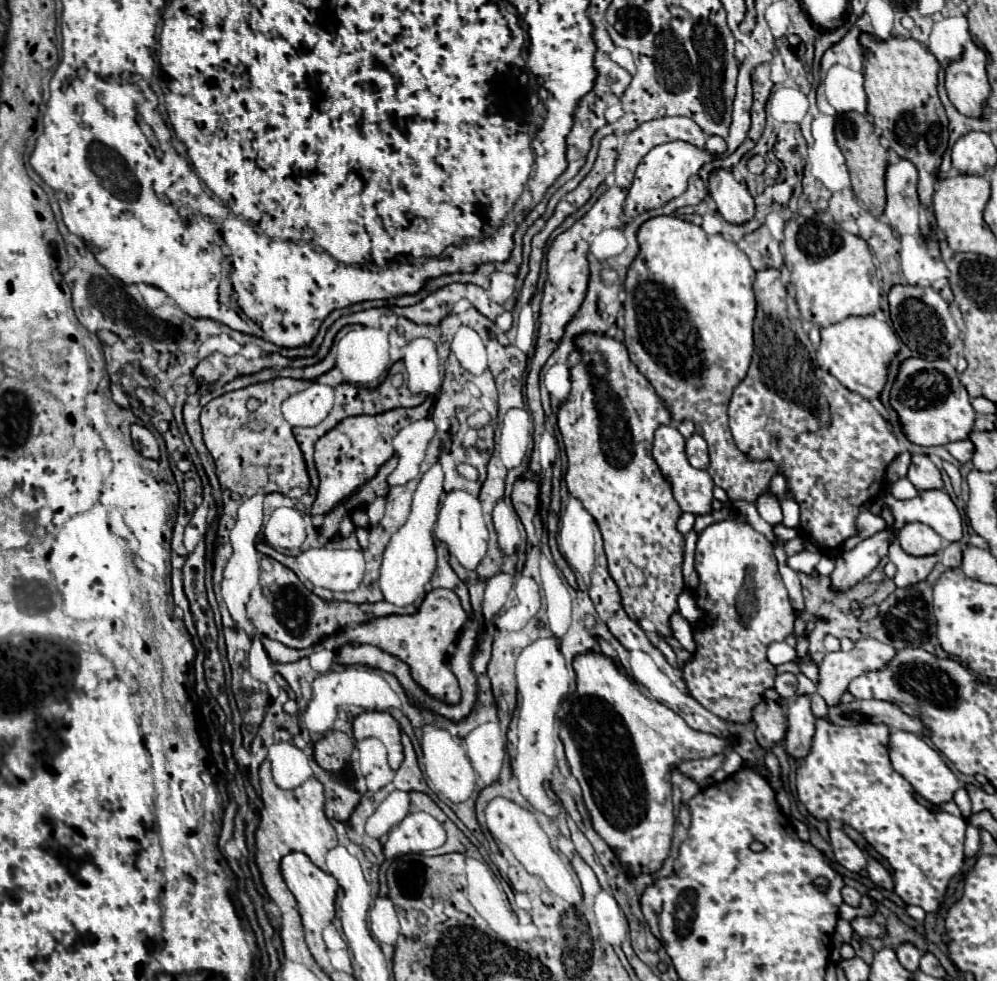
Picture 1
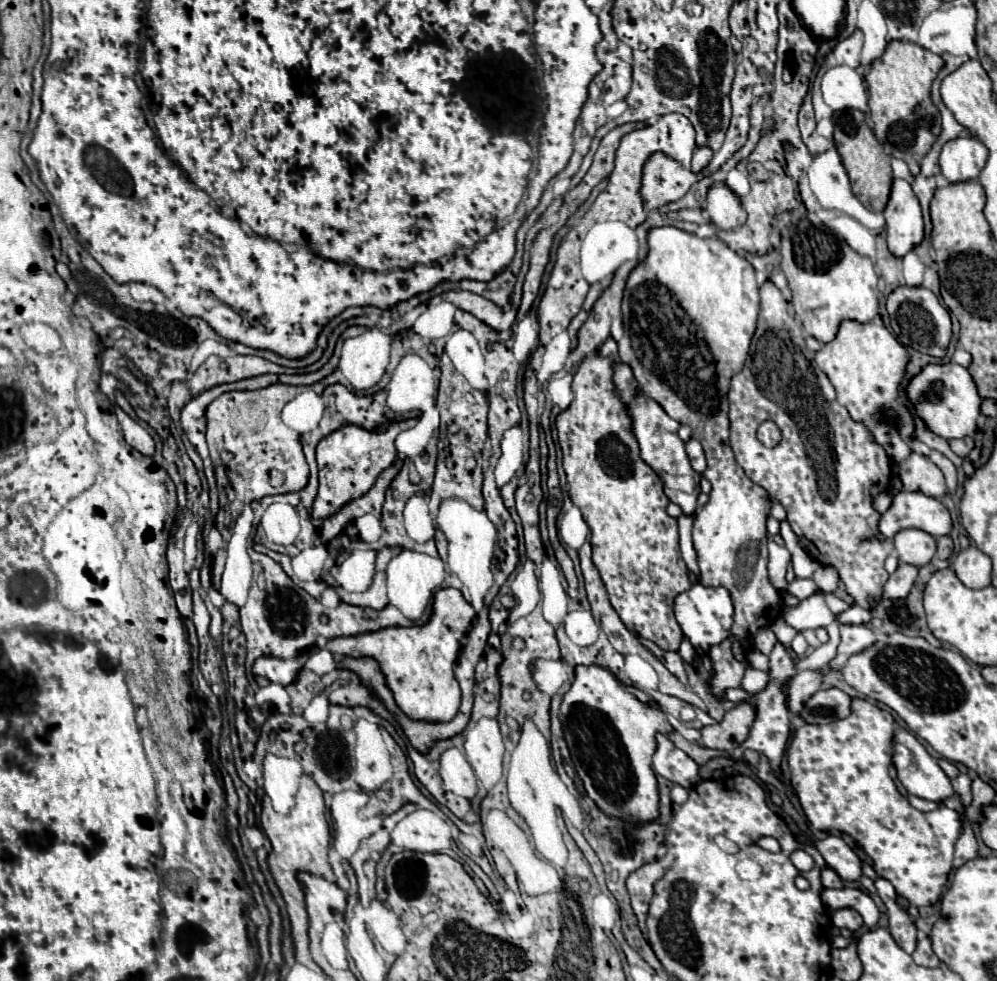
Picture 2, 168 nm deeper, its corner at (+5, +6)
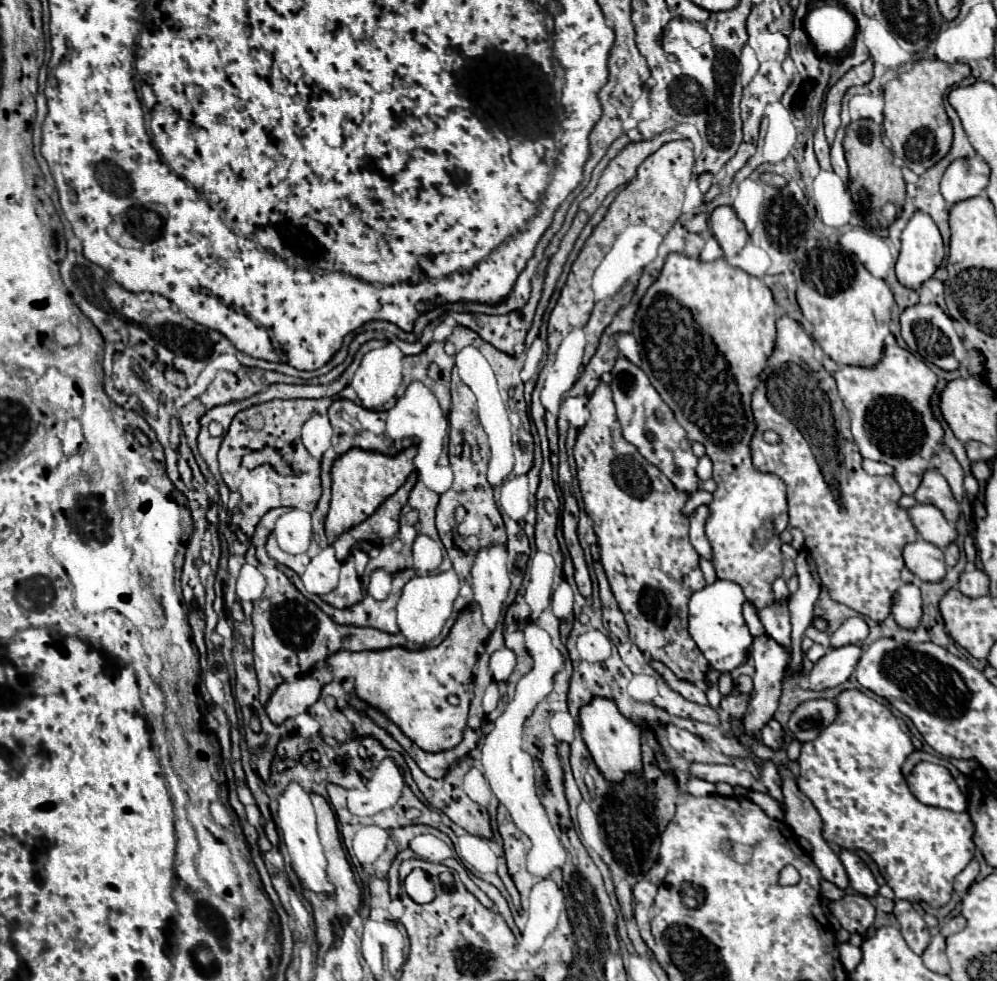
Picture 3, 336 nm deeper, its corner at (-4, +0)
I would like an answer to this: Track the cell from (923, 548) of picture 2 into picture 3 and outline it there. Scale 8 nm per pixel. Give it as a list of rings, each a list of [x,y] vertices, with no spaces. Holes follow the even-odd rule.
[[[925,539],[907,543],[907,547],[903,549],[903,559],[905,567],[915,573],[921,581],[937,583],[945,575],[943,551]]]

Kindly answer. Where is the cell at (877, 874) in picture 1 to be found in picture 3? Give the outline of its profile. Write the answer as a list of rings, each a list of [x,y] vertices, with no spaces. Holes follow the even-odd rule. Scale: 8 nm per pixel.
[[[901,899],[895,901],[895,917],[899,921],[901,935],[907,941],[907,945],[917,955],[921,955],[931,941],[931,935],[929,935],[929,929],[925,925],[923,917],[913,909],[913,905],[909,901],[901,901]]]

